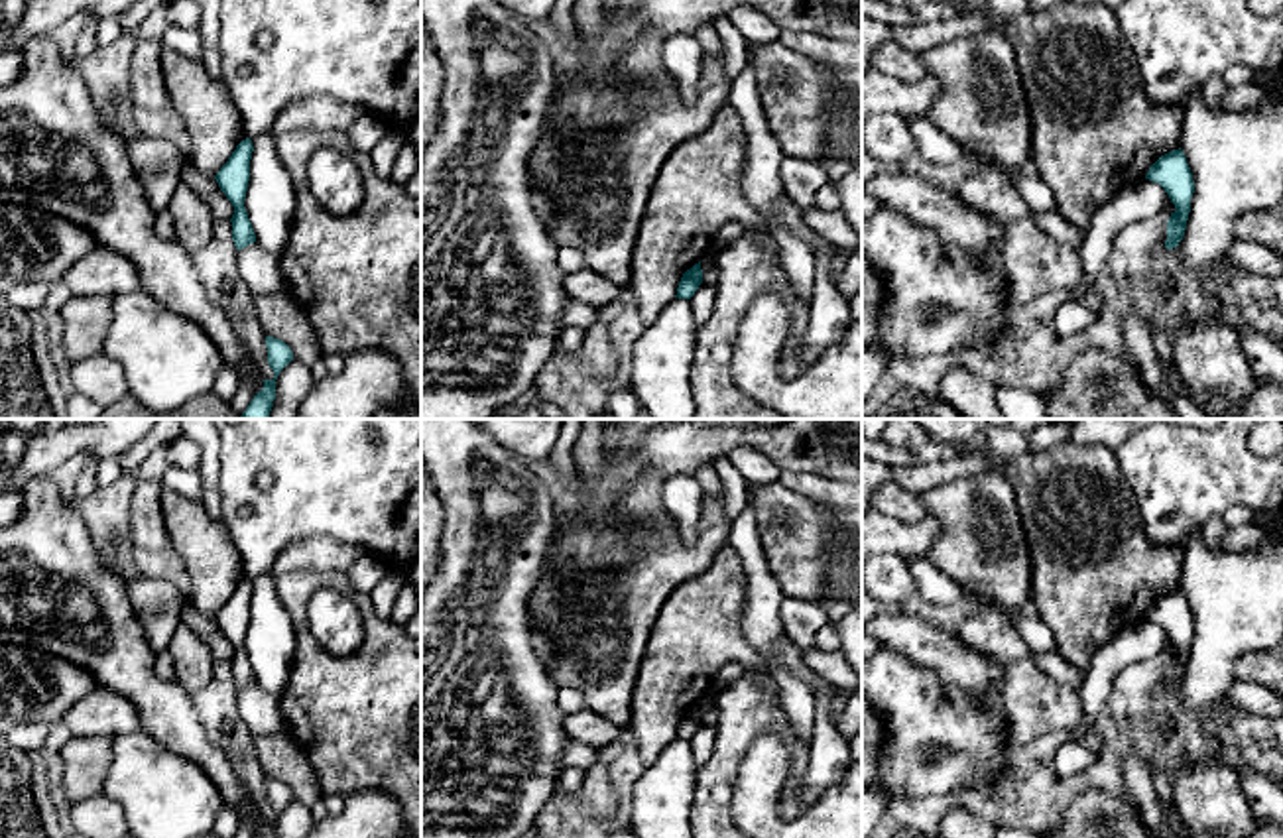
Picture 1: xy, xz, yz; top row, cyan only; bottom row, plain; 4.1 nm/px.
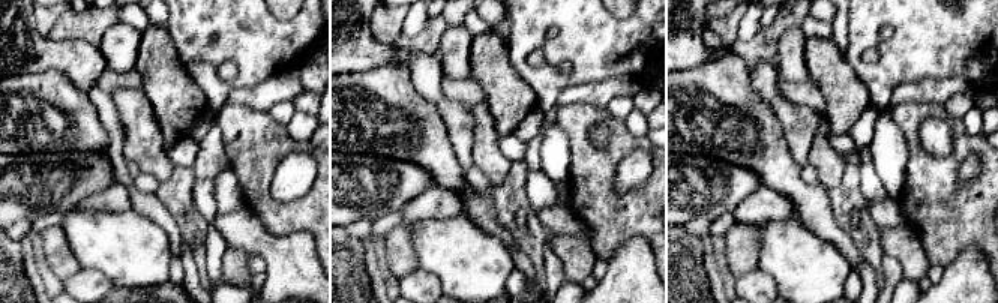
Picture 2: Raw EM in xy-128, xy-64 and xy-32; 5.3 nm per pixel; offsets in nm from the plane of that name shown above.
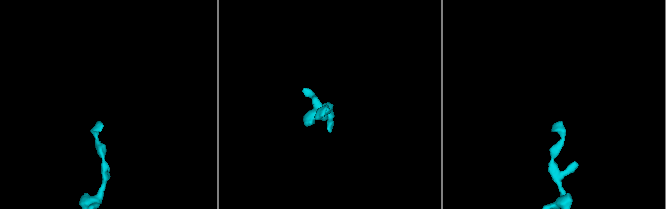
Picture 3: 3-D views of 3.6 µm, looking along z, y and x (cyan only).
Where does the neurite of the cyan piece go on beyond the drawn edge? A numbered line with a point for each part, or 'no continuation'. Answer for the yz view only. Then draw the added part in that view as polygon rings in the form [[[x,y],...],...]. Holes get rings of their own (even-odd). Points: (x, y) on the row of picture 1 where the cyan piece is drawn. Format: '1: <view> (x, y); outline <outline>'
no continuation

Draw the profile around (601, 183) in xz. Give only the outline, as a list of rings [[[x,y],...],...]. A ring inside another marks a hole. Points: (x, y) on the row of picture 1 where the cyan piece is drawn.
[[[724,51],[704,53],[697,79],[697,98],[687,104],[675,79],[645,79],[630,73],[622,83],[622,98],[630,104],[634,120],[612,134],[582,134],[577,142],[561,142],[555,128],[555,87],[539,140],[527,161],[527,179],[539,185],[555,205],[551,240],[561,248],[577,248],[584,266],[612,283],[626,287],[632,279],[634,246],[643,220],[647,199],[661,163],[683,142],[701,136],[718,110],[728,104],[732,83],[726,77]]]

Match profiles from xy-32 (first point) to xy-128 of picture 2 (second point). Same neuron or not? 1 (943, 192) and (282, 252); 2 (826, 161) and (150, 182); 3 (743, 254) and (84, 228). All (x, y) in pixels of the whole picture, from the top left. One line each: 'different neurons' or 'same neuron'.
1: different neurons
2: different neurons
3: different neurons

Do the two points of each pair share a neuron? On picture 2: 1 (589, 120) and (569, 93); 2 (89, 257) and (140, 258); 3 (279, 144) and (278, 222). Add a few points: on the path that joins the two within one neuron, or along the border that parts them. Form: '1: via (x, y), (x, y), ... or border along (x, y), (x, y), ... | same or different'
1: border along (557, 104), (593, 104), (605, 108) | different
2: via (101, 257), (128, 257) | same
3: via (261, 164), (261, 203) | same

